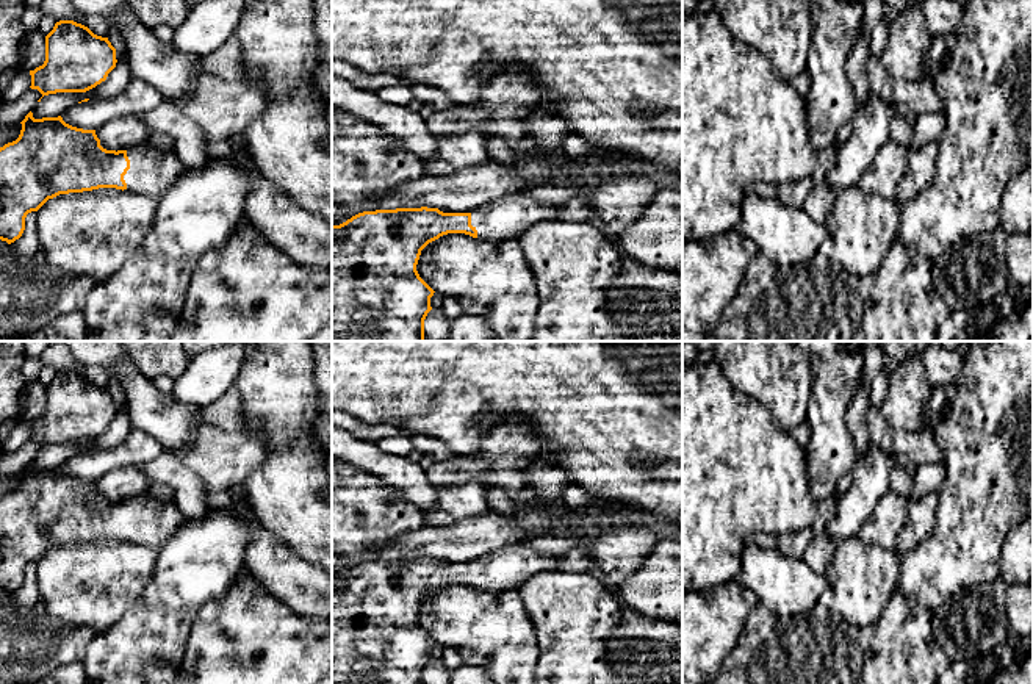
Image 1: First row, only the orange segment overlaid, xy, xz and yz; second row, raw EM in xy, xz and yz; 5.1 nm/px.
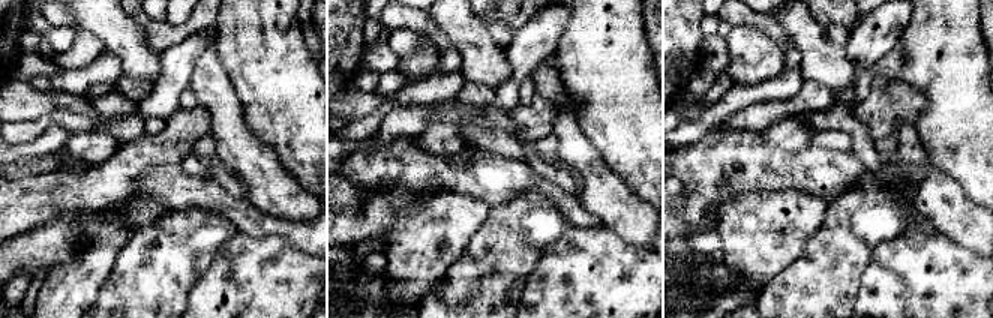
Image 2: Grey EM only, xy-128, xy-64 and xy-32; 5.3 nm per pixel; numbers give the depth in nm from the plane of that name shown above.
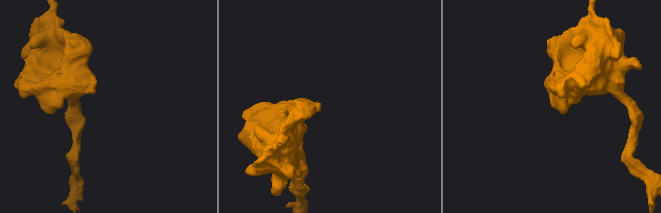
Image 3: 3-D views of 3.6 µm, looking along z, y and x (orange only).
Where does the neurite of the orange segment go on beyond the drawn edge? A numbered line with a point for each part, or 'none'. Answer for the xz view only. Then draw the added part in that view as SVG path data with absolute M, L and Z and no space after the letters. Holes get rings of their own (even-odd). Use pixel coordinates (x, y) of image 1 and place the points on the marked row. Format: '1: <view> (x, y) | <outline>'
1: xz (509, 216) | M515 193L496 199L490 205L471 213L471 225L477 238L498 243L518 238L527 227L540 221L559 219L560 205L548 205L529 193Z

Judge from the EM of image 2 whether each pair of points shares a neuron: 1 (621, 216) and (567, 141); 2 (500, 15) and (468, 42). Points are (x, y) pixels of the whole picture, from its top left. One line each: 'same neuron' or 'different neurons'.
1: same neuron
2: different neurons

